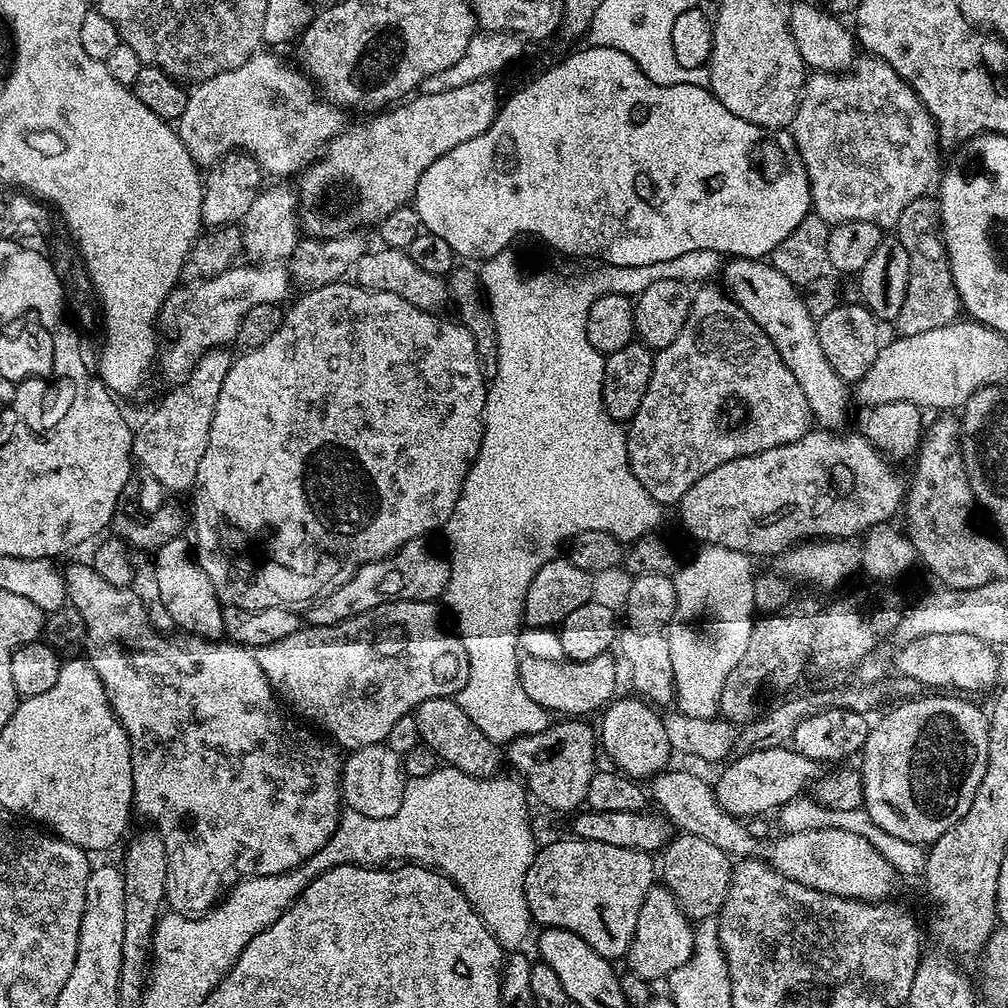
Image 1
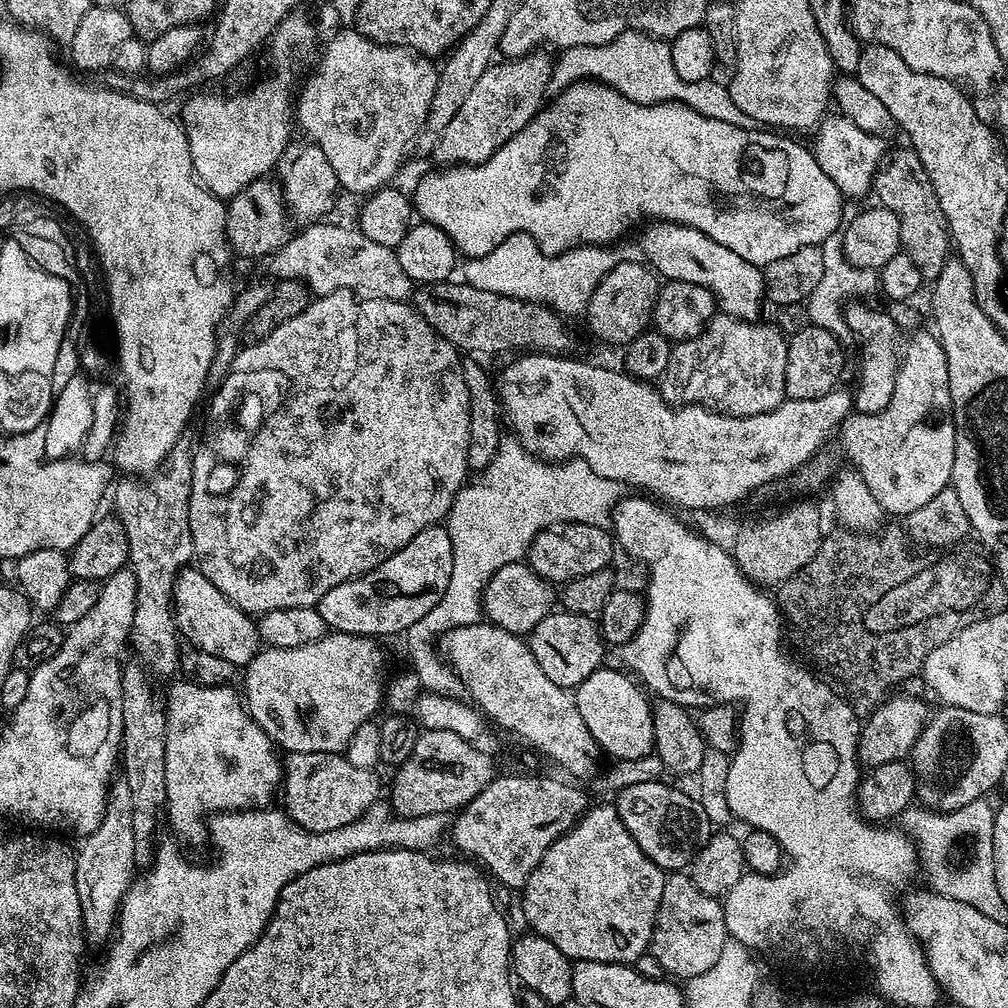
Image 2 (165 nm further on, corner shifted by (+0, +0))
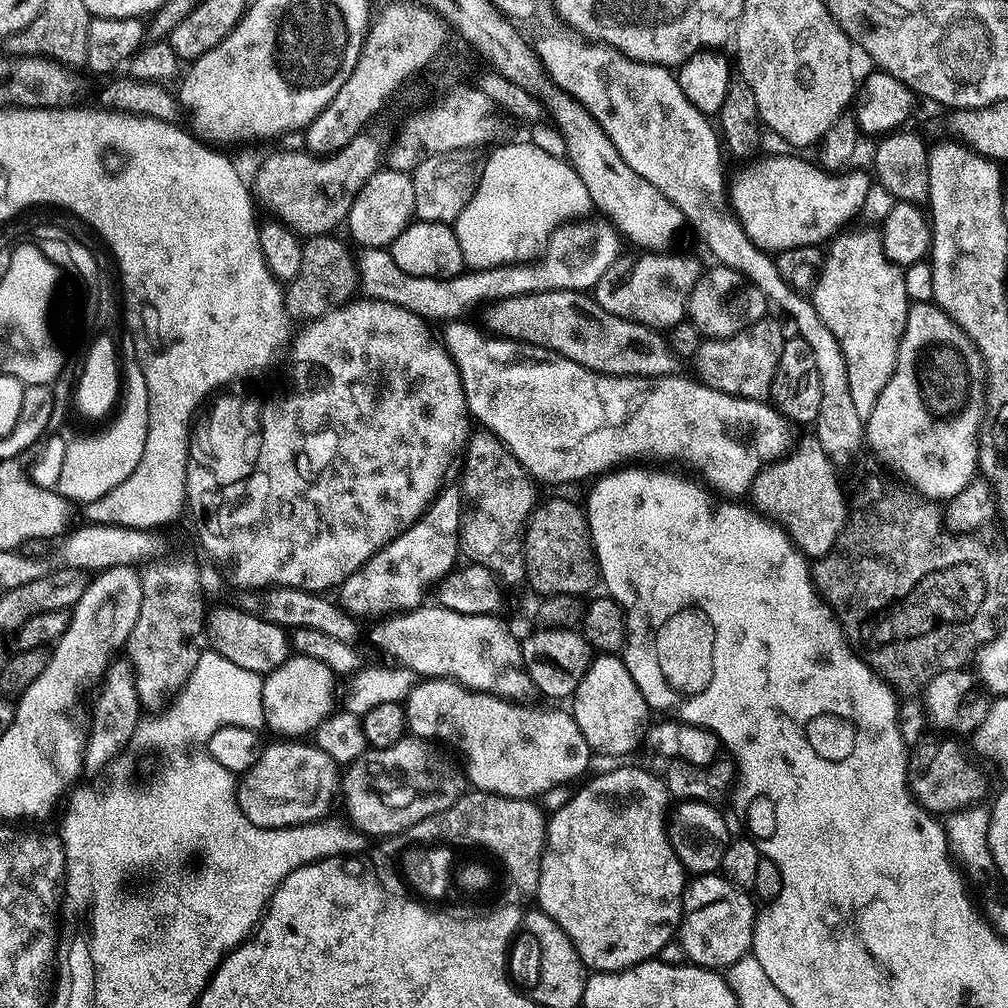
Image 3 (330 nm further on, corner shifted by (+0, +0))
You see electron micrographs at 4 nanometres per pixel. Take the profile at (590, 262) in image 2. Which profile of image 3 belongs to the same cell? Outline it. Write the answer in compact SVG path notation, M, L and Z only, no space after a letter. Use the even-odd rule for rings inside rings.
M504 144L501 148L496 148L492 152L492 157L488 161L483 161L482 167L478 172L476 182L476 192L470 198L470 202L466 202L466 206L462 210L462 214L458 214L458 218L454 222L456 237L458 238L458 246L462 246L462 254L464 255L464 263L469 269L478 268L498 268L510 264L523 264L532 262L543 253L548 246L548 239L552 237L552 231L560 227L561 224L579 221L581 218L587 217L593 211L592 199L586 191L586 186L582 186L582 178L578 178L578 174L573 170L572 165L568 163L563 155L551 156L544 148L539 148L536 144Z

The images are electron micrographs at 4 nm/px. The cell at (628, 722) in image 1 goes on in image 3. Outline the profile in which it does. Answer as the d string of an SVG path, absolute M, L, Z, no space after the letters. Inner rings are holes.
M600 654L586 670L582 682L570 697L570 711L582 730L582 738L592 747L593 753L604 756L628 756L639 744L643 745L650 727L650 709L638 682L630 678L623 659L616 654Z

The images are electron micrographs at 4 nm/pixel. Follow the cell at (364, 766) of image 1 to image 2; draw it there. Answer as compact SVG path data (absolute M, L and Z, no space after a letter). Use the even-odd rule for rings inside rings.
M289 752L282 760L282 796L287 819L308 832L337 829L362 818L381 799L380 780L371 768L354 766L339 752Z

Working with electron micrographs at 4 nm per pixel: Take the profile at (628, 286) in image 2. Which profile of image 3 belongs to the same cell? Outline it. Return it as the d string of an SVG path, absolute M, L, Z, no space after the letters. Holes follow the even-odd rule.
M644 250L640 256L621 255L596 283L594 298L610 314L633 320L648 328L667 330L681 323L688 299L700 281L702 267L692 256L671 256L668 250Z

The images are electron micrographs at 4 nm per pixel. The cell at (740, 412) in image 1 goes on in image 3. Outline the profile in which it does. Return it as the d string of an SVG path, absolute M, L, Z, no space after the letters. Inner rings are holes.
M772 319L754 322L725 340L705 339L694 357L695 375L714 390L747 400L764 400L772 391L778 358L782 358L782 346L786 339L783 326Z

